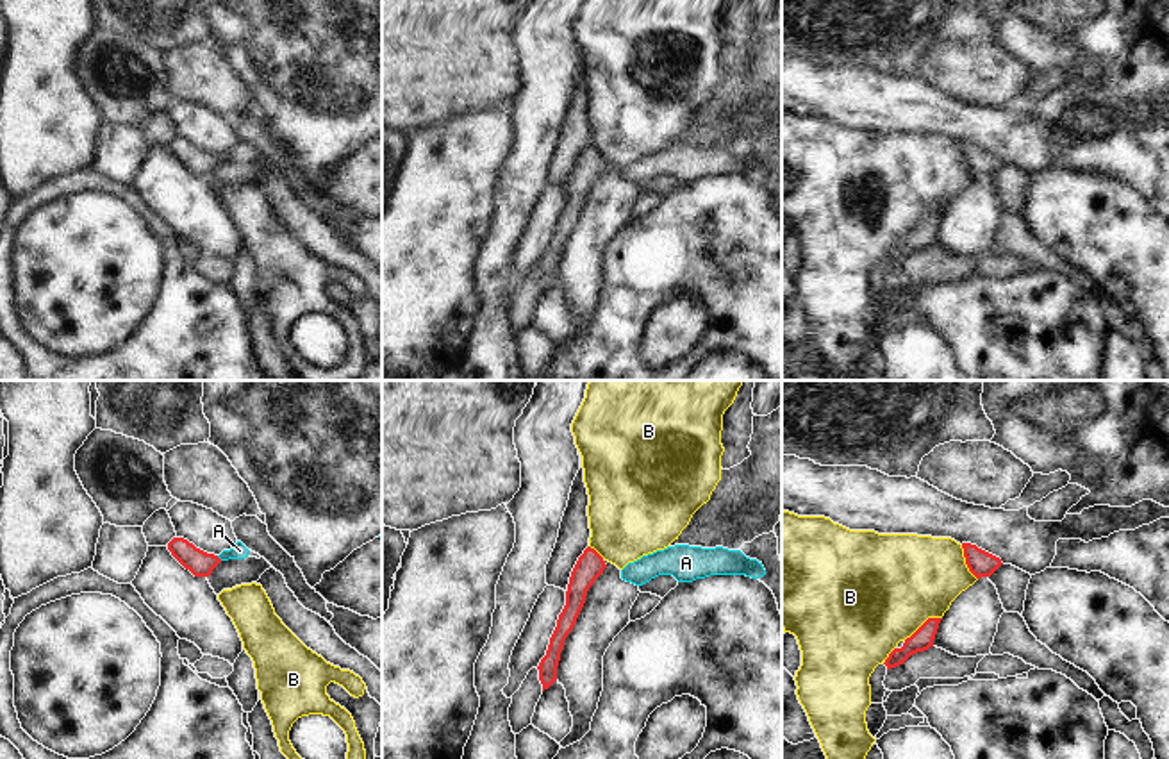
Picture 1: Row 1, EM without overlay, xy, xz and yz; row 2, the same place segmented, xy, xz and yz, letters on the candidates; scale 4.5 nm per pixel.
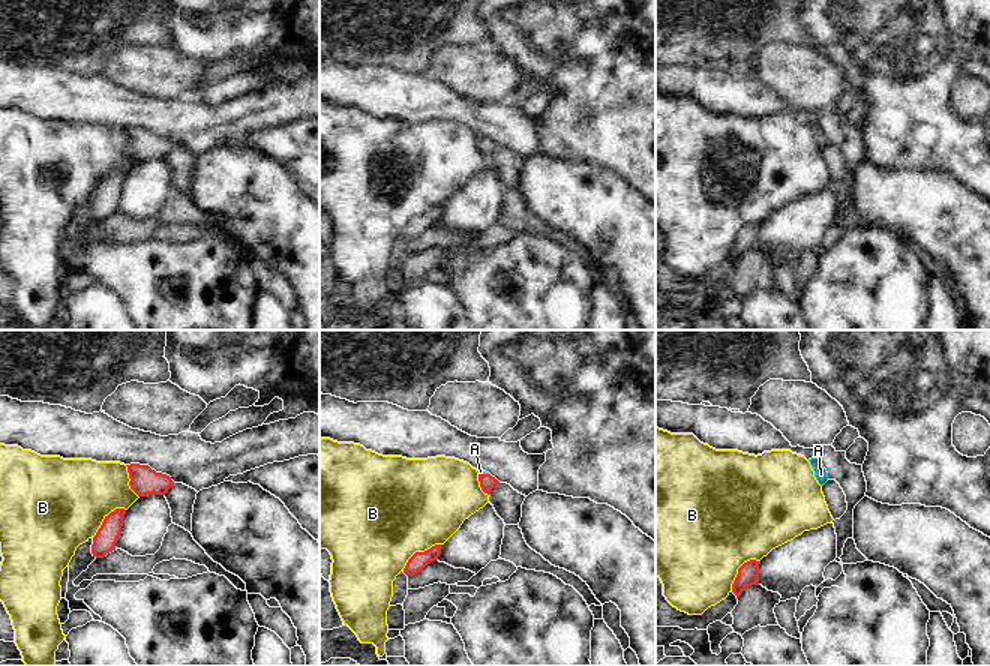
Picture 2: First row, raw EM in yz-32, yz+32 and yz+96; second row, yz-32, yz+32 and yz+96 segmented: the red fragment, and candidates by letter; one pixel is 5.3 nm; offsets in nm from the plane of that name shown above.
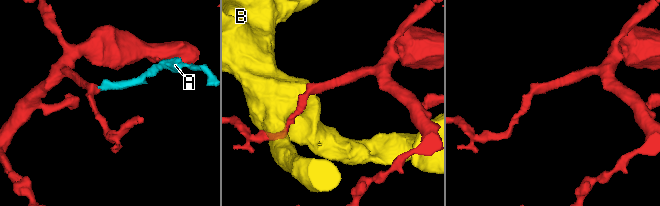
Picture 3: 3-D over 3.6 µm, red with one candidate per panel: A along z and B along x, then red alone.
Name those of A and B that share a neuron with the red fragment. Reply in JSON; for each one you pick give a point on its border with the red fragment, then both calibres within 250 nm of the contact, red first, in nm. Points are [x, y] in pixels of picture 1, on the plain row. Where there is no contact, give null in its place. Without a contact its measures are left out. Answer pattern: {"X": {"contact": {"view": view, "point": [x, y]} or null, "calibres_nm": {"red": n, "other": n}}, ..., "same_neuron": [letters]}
{"A": {"contact": {"view": "xy", "point": [218, 158]}, "calibres_nm": {"red": 120, "other": 70}}, "same_neuron": ["A"]}

